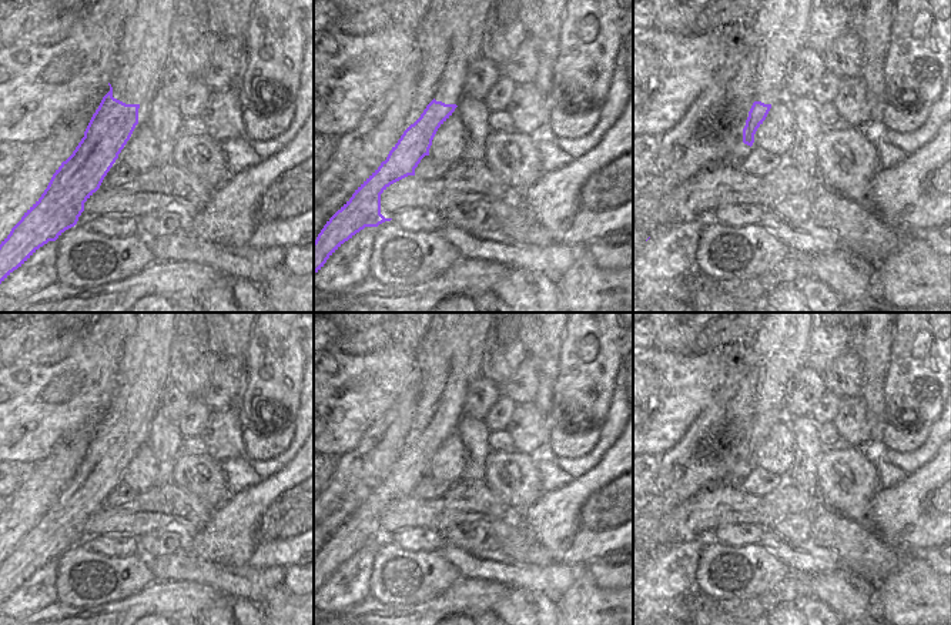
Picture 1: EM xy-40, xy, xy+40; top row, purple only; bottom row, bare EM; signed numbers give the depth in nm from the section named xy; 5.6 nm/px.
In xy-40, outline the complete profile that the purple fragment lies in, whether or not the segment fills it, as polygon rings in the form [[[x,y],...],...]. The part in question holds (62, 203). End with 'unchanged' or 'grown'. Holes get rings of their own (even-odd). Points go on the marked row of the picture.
[[[134,26],[128,29],[124,46],[127,63],[121,66],[114,78],[110,78],[110,91],[93,114],[84,137],[73,154],[56,170],[41,197],[1,241],[0,284],[40,247],[48,241],[56,241],[66,230],[77,224],[84,211],[84,203],[100,188],[138,124],[138,108],[153,96],[155,83],[165,66],[157,56],[138,51],[138,29]]]; grown

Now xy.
[[[446,31],[446,66],[435,83],[435,98],[392,147],[385,161],[355,190],[352,197],[327,221],[314,241],[314,275],[327,260],[365,227],[378,227],[392,218],[381,214],[381,194],[394,183],[415,176],[438,128],[466,96],[466,74],[478,60],[465,51],[455,53],[453,31]]]; grown

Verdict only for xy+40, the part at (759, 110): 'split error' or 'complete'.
split error

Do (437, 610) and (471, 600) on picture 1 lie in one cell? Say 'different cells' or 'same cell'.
same cell

